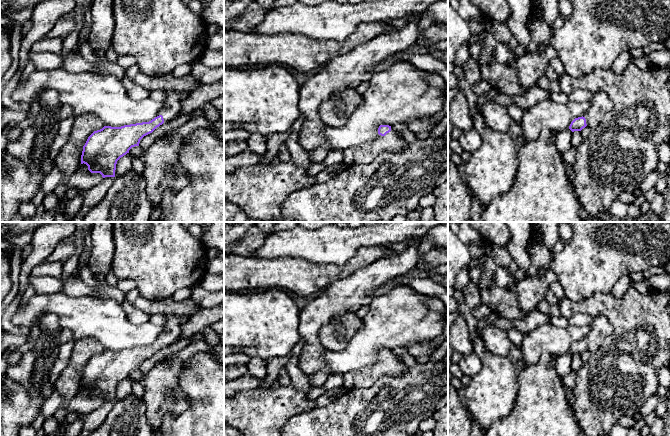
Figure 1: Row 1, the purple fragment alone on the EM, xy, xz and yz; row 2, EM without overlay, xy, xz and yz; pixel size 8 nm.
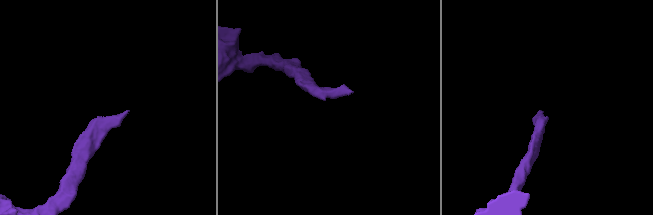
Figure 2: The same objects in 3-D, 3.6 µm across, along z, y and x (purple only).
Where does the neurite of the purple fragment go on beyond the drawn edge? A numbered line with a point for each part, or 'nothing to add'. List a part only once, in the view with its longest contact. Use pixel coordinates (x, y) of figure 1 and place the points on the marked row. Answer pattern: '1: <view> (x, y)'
1: xz (391, 142)

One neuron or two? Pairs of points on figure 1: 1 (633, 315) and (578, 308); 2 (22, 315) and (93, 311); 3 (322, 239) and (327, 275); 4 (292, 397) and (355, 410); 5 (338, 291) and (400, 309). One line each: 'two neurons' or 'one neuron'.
1: one neuron
2: one neuron
3: two neurons
4: two neurons
5: two neurons

